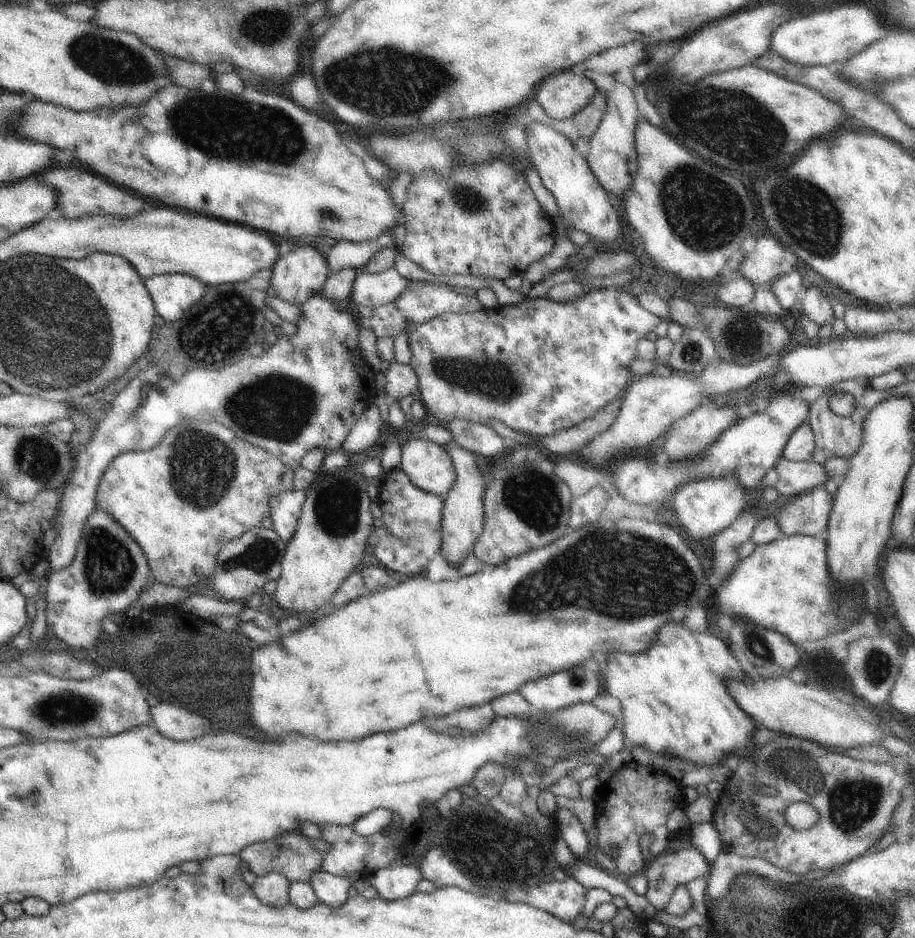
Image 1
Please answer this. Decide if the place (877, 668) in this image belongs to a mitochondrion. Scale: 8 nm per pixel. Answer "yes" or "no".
yes

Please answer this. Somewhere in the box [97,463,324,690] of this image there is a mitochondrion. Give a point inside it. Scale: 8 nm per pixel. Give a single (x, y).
(261, 553)

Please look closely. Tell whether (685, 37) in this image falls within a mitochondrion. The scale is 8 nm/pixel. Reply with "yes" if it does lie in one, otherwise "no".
no

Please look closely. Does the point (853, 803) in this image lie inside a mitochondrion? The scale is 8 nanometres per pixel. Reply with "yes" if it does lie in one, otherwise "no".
yes

